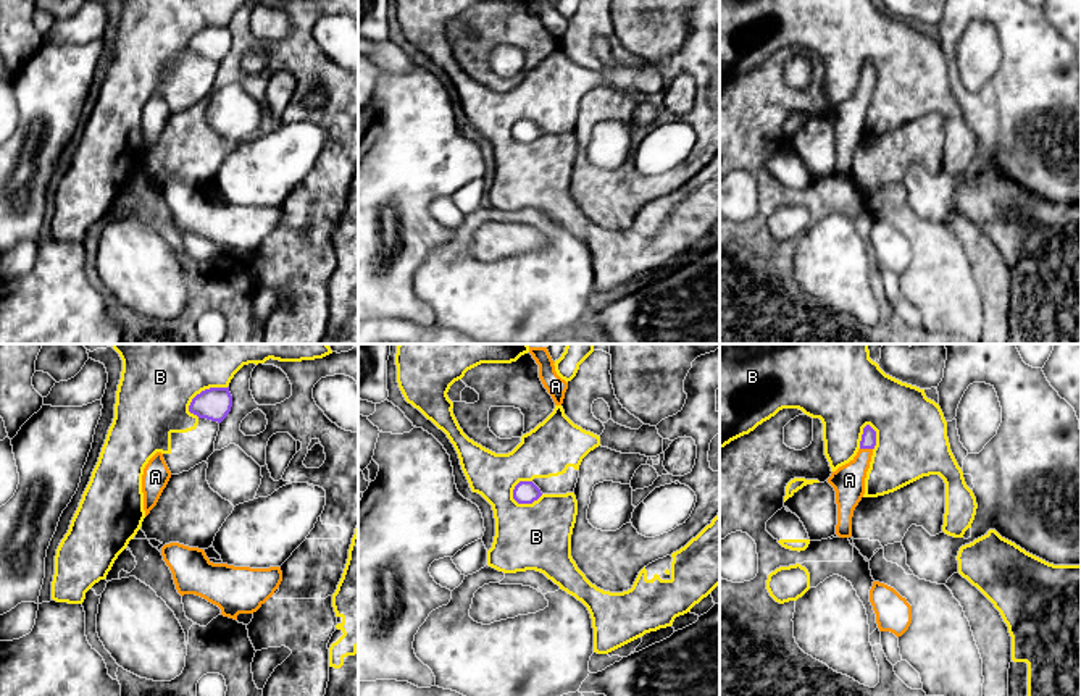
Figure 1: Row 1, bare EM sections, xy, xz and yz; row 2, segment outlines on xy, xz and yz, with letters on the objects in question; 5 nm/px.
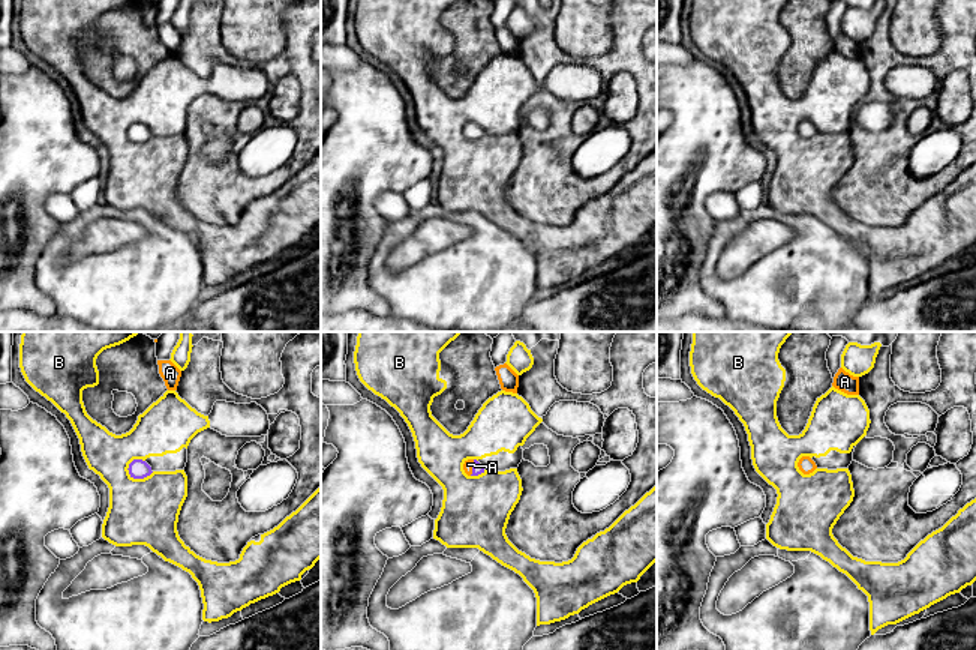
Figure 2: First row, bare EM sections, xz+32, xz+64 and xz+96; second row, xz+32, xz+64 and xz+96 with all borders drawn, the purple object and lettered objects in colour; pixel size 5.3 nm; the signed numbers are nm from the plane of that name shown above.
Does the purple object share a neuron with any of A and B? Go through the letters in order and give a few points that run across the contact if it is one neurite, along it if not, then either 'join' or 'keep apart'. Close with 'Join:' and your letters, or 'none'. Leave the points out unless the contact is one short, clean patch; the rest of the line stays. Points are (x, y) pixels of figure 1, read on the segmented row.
A: line yz (868, 438), (867, 448), (849, 480); join
B: keep apart
Join: A

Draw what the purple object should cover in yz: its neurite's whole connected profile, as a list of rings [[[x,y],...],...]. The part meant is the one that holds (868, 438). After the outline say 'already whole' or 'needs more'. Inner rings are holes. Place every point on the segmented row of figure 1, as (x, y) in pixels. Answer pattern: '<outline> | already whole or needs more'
[[[866,425],[863,428],[860,449],[857,455],[845,465],[831,473],[828,483],[836,491],[837,525],[836,535],[839,538],[852,536],[854,510],[865,494],[865,478],[870,468],[873,449],[876,446],[876,431]]] | needs more

